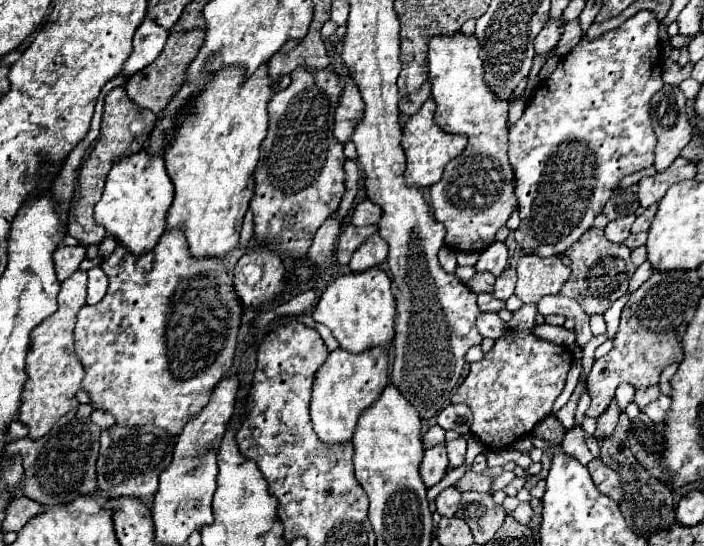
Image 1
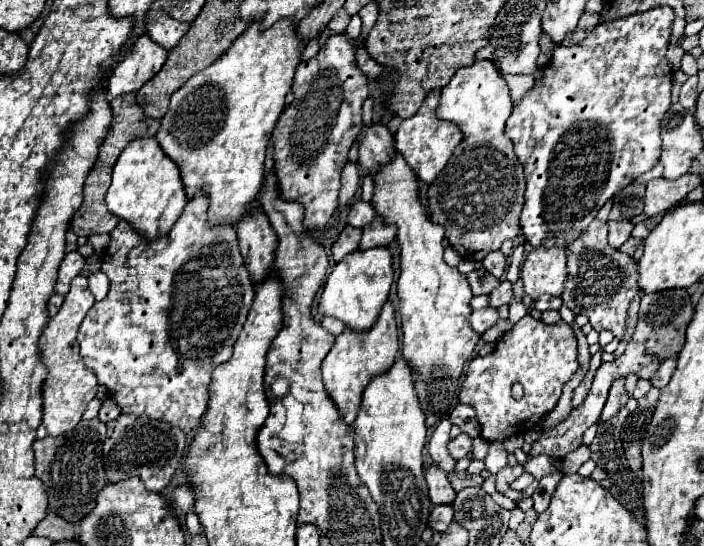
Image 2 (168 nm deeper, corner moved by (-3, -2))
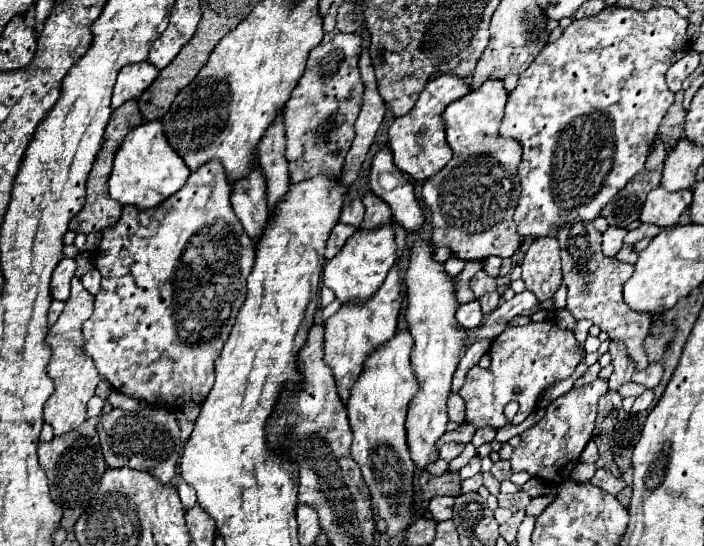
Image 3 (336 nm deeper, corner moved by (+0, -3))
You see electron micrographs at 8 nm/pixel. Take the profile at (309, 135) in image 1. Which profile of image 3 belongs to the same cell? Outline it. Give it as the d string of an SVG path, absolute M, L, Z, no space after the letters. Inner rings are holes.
M327 32L321 40L319 46L315 46L309 52L309 60L305 66L305 72L301 76L301 80L297 82L297 88L293 90L293 96L289 96L289 100L285 102L283 108L283 118L285 118L285 130L287 130L287 160L289 160L289 176L293 182L299 180L307 180L319 174L325 176L337 176L343 168L345 156L351 148L351 142L355 138L355 130L353 124L359 116L359 108L361 108L361 98L363 98L363 82L359 76L359 66L357 66L357 52L361 48L361 36L359 34L343 34L343 32ZM327 118L335 120L335 128L325 134L323 138L319 136L319 124Z

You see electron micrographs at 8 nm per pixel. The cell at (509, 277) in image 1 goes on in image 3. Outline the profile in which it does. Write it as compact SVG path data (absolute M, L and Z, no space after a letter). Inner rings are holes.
M489 292L489 294L479 298L479 304L481 304L483 314L489 314L489 312L493 312L501 304L501 294L499 292Z

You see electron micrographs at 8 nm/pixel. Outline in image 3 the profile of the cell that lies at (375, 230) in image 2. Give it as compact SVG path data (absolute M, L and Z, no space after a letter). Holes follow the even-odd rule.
M365 192L361 200L365 206L365 220L361 228L377 228L391 220L391 208L379 196L373 196L373 192Z

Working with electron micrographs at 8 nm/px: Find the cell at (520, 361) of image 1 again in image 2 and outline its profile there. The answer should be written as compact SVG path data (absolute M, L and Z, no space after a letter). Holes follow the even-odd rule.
M526 315L498 339L496 349L490 355L474 357L470 361L458 397L460 403L472 405L476 409L482 437L490 443L502 443L504 439L526 433L538 425L540 419L554 409L564 383L576 369L578 361L574 331L564 321L546 325ZM514 383L524 387L524 397L520 401L516 401L510 393Z

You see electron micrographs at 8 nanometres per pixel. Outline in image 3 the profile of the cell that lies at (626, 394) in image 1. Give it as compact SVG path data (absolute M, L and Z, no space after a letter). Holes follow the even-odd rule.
M567 224L557 234L557 240L561 244L561 258L563 258L563 280L569 290L567 298L567 310L575 318L587 318L595 326L599 326L611 340L619 340L627 346L629 356L635 360L637 370L647 368L649 360L645 356L645 336L651 328L651 316L639 314L631 310L621 294L623 284L631 278L633 266L619 262L615 258L605 258L601 254L601 232L595 230L595 226L589 224ZM569 254L573 258L573 268L569 268Z

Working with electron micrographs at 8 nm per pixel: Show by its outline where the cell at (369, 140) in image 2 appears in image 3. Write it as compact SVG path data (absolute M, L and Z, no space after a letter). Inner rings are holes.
M389 148L375 154L369 182L371 190L389 204L393 218L399 226L403 226L407 232L419 232L423 228L423 208L415 200L411 182L405 180L405 176L393 164Z

